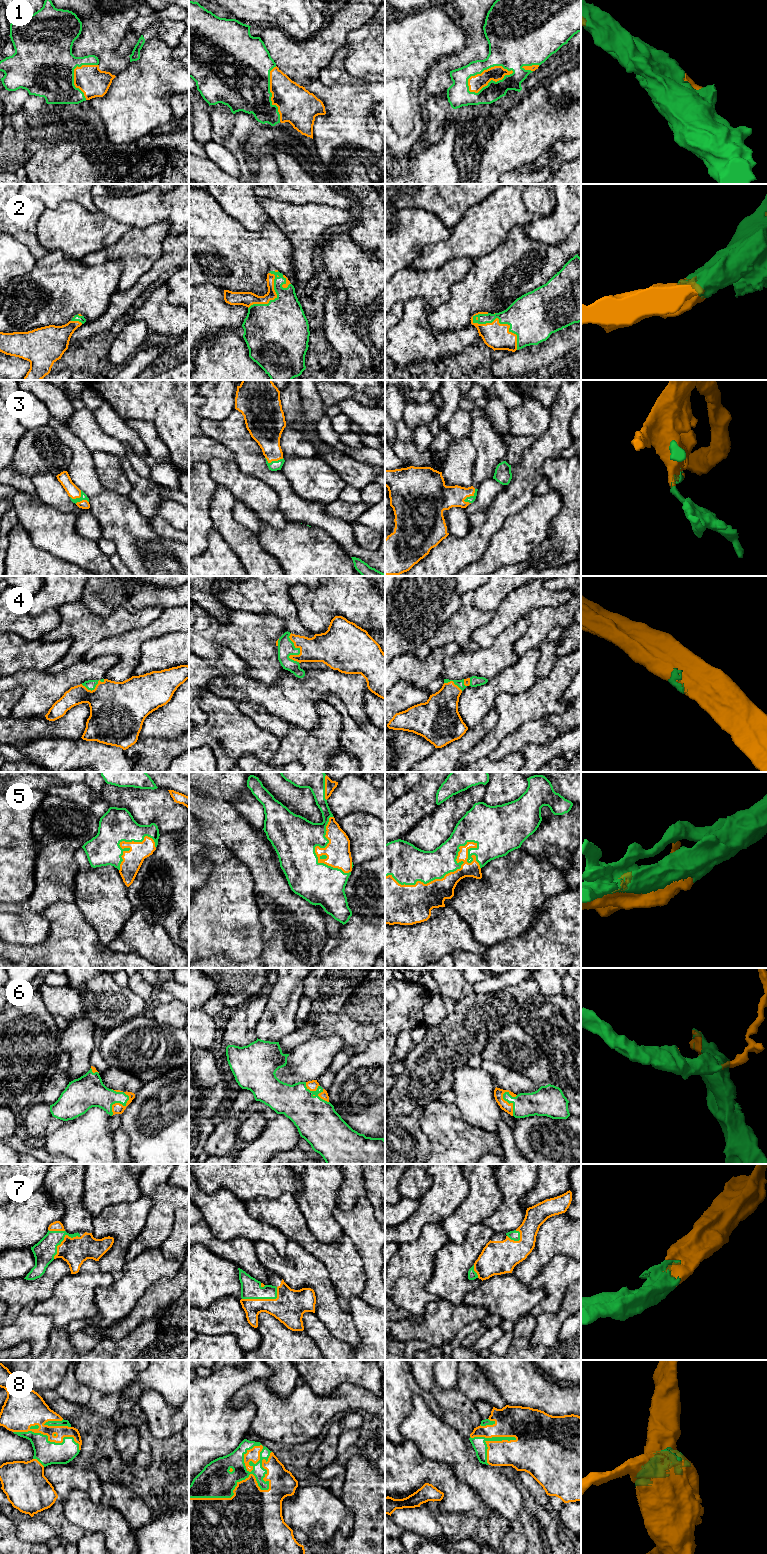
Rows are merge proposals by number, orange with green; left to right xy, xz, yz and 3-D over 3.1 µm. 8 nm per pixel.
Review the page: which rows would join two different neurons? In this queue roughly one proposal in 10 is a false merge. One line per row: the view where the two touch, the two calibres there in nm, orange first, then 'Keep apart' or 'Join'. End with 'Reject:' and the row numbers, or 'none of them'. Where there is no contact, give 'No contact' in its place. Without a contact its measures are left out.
1: Touches orange in yz. Thickness 120 nm (orange) against 220 nm. Join
2: Touches orange in yz. Thickness 200 nm (orange) against 360 nm. Join
3: Touches orange in yz. Thickness 220 nm (orange) against 60 nm. Join
4: Touches orange in xz. Thickness 260 nm (orange) against 130 nm. Join
5: Touches orange in yz. Thickness 220 nm (orange) against 260 nm. Join
6: Touches orange in xy. Thickness 90 nm (orange) against 240 nm. Join
7: Touches orange in xz. Thickness 260 nm (orange) against 160 nm. Join
8: Touches orange in xz. Thickness 400 nm (orange) against 280 nm. Join
Reject: none of them

